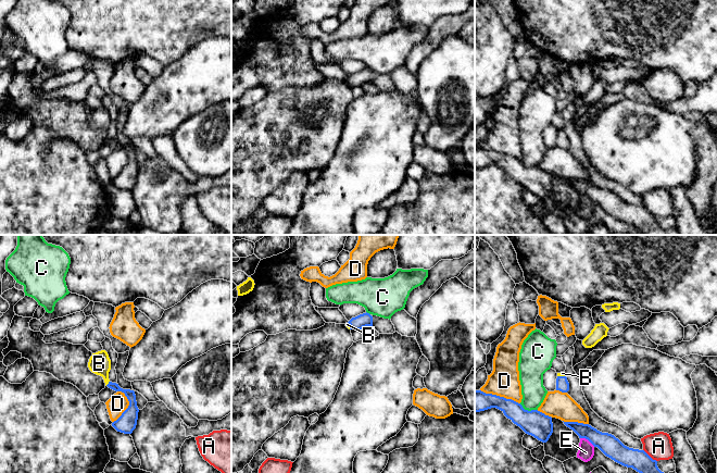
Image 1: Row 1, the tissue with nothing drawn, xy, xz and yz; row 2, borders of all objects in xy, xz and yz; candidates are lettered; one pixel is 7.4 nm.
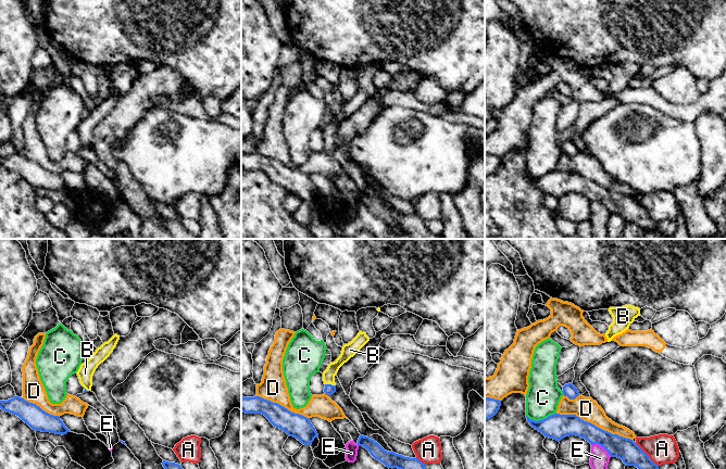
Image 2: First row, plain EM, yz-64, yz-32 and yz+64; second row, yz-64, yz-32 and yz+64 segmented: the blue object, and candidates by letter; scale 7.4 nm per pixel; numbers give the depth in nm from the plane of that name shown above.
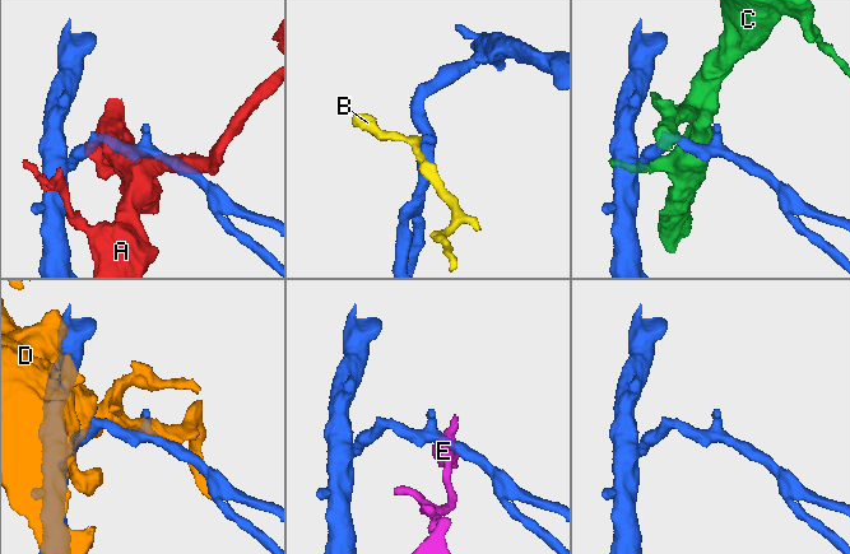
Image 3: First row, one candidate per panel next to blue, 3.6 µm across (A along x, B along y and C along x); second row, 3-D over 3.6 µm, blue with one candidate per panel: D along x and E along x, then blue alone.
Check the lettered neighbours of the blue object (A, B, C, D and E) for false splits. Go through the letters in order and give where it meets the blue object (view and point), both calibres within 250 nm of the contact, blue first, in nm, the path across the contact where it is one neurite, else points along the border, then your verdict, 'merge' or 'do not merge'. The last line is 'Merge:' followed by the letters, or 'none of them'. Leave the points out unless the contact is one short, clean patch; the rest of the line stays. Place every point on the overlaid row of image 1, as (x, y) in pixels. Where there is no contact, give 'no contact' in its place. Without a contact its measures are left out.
A: contact yz (649, 456); calibres 160 and 200 nm; do not merge
B: contact xy (109, 383); calibres 70 and 160 nm; way xy (129, 394), (109, 383), (99, 363); merge
C: contact yz (527, 410); calibres 190 and 180 nm; do not merge
D: contact yz (499, 396); calibres 160 and 220 nm; do not merge
E: contact yz (588, 439); calibres 160 and 120 nm; border yz (580, 437), (587, 438), (594, 446); do not merge
Merge: B

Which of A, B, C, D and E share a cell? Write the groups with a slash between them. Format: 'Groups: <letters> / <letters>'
Groups: A / B / C / D / E

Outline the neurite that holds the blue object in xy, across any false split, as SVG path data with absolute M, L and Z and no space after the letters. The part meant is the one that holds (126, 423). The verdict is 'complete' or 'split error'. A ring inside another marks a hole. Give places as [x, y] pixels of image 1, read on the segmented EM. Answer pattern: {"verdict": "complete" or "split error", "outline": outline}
{"verdict": "split error", "outline": "M105 350L98 351L92 353L88 362L89 370L103 377L105 386L115 390L122 391L125 394L129 401L128 408L122 413L122 415L112 423L112 426L121 433L131 434L136 428L138 412L139 409L137 407L136 395L134 390L123 389L116 383L112 383L109 379L109 372L111 370L111 360Z"}

